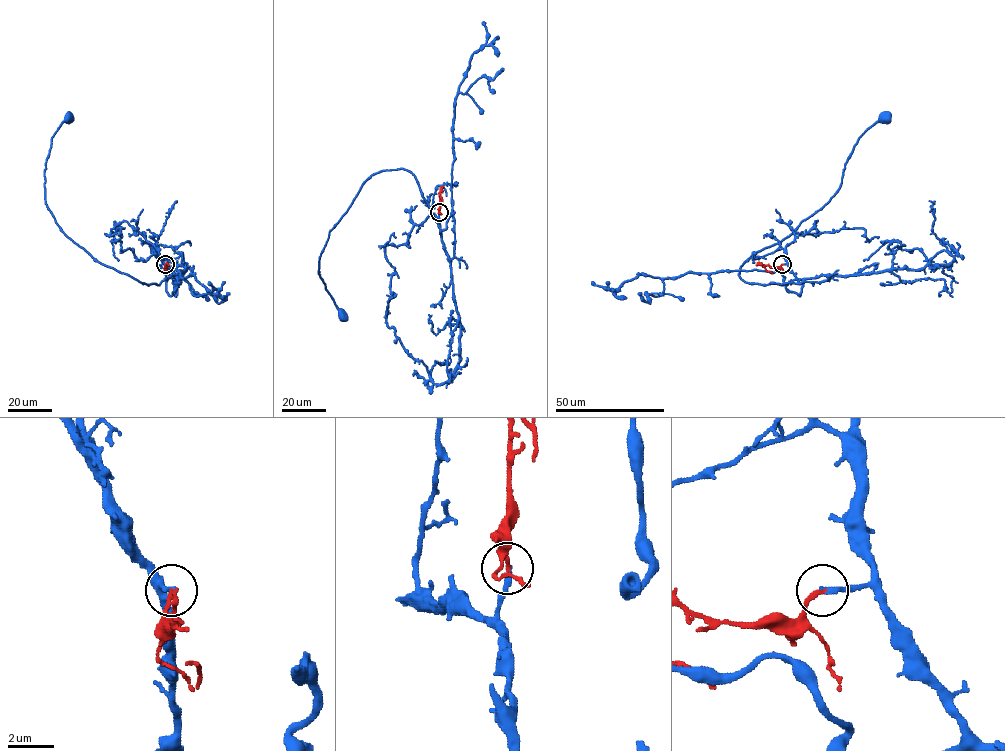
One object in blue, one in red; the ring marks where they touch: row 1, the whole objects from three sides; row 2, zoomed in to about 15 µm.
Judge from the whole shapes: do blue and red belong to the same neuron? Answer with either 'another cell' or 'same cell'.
same cell

